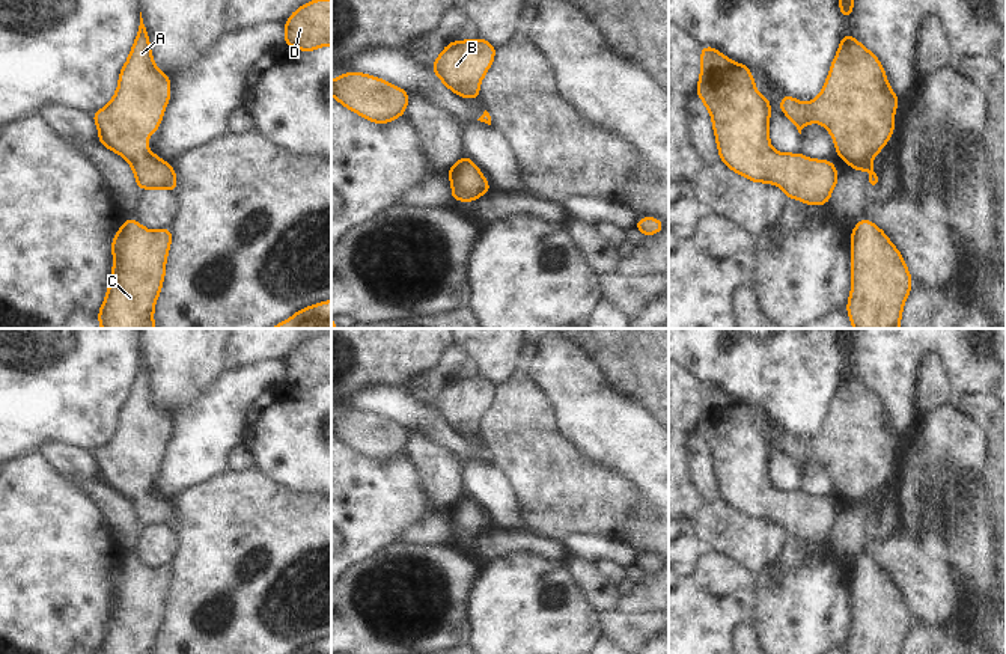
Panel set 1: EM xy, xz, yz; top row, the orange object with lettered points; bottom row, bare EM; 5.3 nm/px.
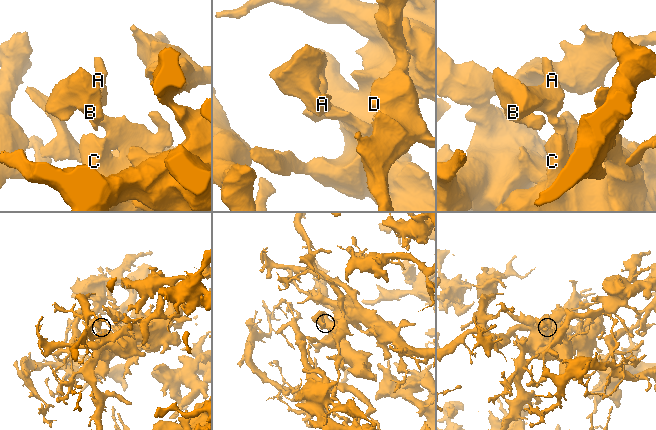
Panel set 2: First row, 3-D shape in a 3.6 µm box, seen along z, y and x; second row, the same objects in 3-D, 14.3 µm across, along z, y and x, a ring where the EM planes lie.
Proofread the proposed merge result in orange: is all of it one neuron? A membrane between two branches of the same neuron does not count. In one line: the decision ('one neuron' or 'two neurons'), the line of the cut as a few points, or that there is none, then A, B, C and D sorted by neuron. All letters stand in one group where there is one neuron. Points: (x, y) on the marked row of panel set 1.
one neuron | no cut | A B C D

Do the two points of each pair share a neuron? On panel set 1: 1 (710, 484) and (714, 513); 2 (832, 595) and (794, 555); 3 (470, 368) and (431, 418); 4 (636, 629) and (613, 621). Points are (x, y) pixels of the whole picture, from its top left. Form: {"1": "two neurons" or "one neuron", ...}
{"1": "one neuron", "2": "two neurons", "3": "two neurons", "4": "one neuron"}

